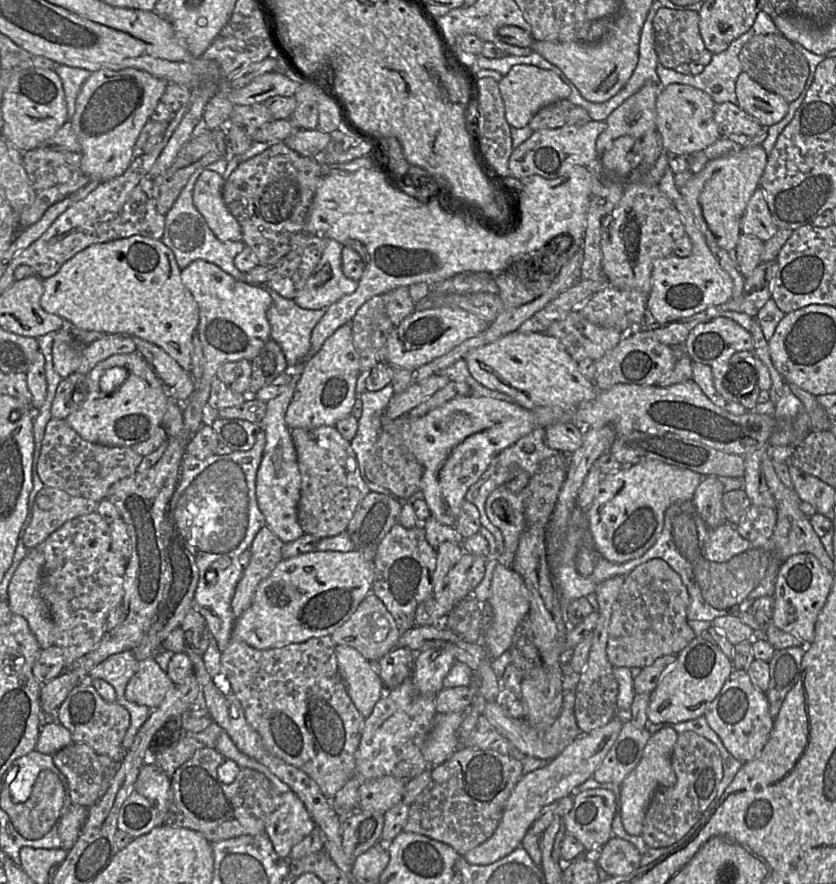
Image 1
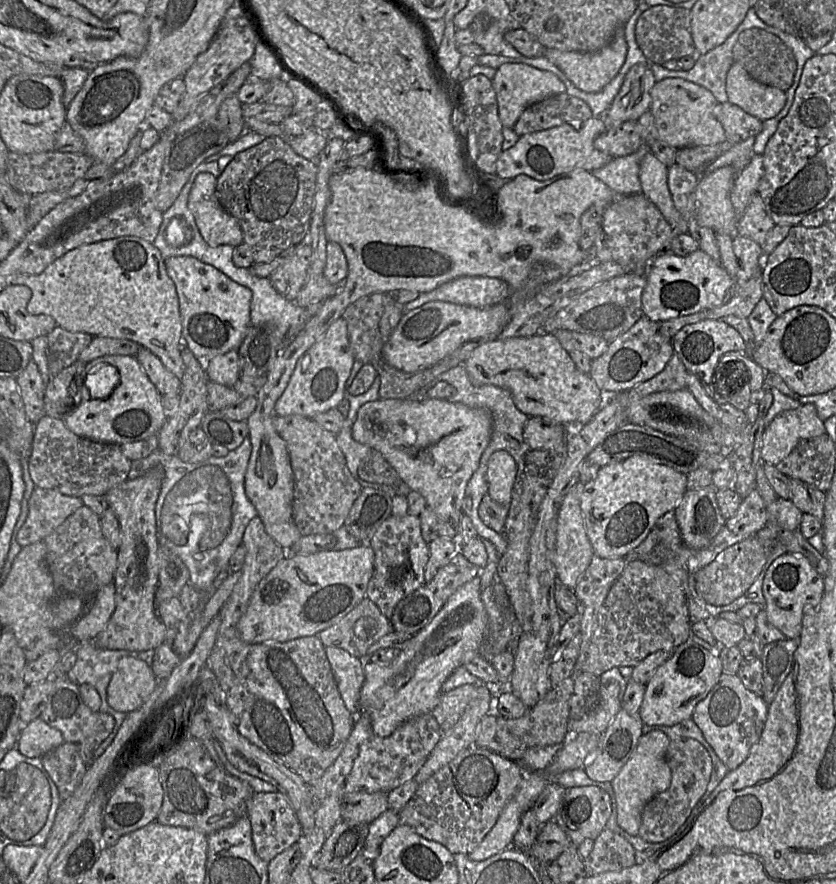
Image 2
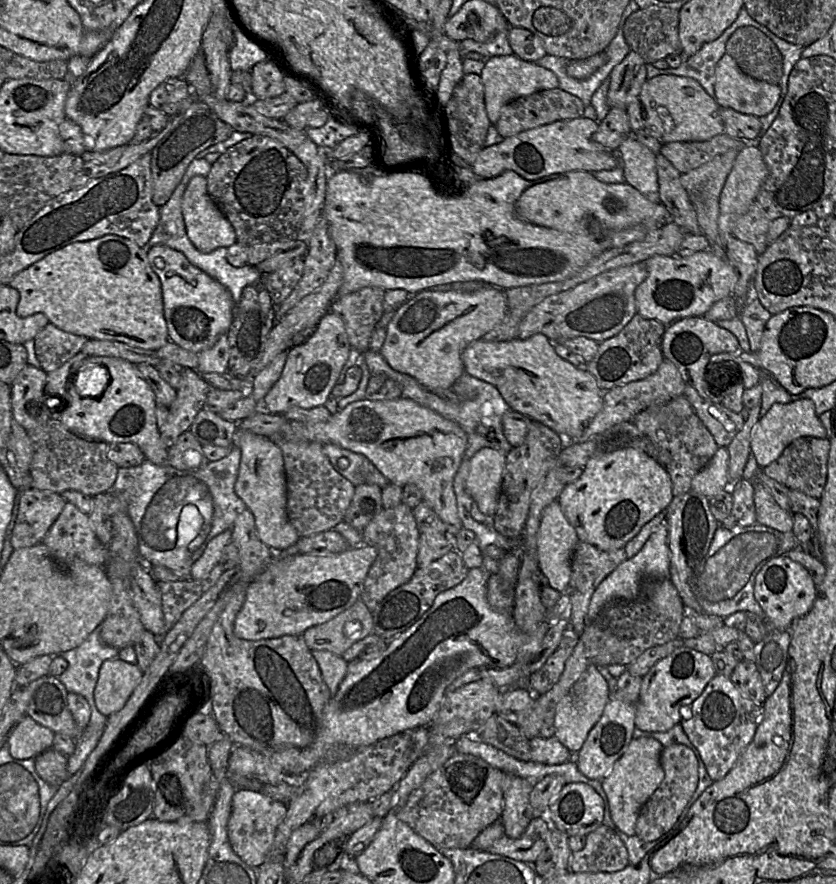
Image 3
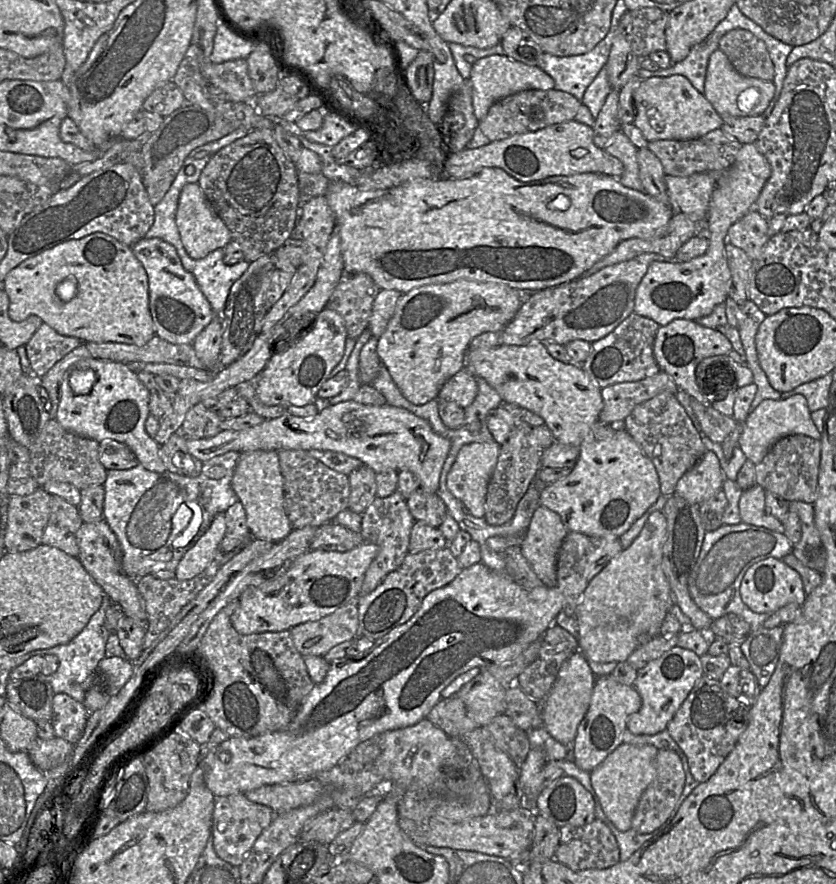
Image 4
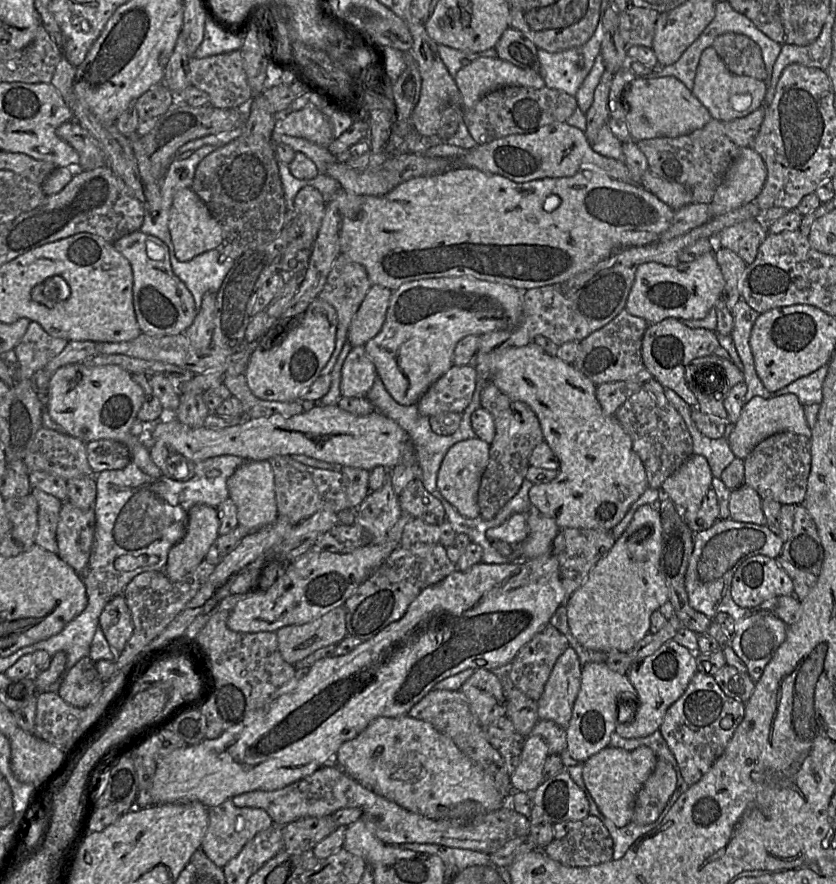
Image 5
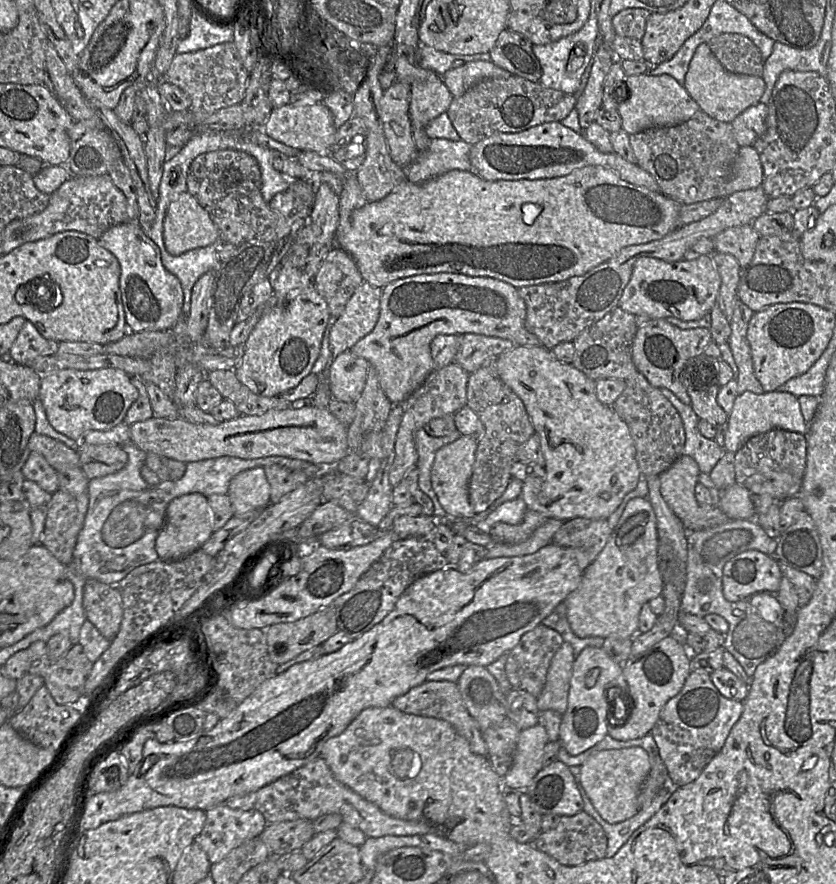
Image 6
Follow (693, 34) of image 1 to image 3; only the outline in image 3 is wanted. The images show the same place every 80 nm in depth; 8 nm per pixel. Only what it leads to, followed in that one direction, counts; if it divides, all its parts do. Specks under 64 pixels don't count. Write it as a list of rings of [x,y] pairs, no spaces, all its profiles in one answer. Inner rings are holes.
[[[651,5],[633,12],[623,25],[624,38],[631,50],[641,55],[647,63],[665,59],[672,54],[682,54],[679,39],[679,10]]]

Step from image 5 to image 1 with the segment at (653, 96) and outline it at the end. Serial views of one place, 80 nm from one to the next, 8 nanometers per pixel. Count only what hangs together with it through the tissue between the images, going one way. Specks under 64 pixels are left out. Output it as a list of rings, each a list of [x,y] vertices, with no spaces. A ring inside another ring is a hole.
[[[679,83],[662,87],[656,99],[656,129],[661,135],[664,150],[690,155],[716,142],[721,134],[714,112],[715,102],[703,90]]]

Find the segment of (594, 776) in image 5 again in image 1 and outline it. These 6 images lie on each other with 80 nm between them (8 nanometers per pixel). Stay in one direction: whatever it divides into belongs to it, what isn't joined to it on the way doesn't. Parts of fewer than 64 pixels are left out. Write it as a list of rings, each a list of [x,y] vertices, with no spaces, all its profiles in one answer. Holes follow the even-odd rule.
[[[662,728],[652,734],[644,748],[637,767],[623,780],[620,786],[621,820],[630,835],[641,836],[646,810],[655,792],[675,784],[676,776],[671,765],[671,756],[679,734],[673,728]]]

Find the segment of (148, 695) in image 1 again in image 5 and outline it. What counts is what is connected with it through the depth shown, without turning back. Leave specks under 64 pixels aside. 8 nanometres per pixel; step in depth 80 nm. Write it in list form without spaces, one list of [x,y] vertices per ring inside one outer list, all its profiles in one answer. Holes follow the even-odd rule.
[[[89,657],[82,658],[64,672],[57,694],[68,704],[84,709],[99,697],[105,684],[117,672],[114,661],[93,662]]]

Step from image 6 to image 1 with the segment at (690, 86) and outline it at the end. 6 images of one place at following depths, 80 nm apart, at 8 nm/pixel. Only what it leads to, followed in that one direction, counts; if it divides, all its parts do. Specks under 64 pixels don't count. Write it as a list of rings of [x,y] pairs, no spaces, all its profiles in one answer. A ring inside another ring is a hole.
[[[742,71],[736,80],[737,105],[754,117],[764,128],[780,122],[789,103],[780,95],[765,89]]]

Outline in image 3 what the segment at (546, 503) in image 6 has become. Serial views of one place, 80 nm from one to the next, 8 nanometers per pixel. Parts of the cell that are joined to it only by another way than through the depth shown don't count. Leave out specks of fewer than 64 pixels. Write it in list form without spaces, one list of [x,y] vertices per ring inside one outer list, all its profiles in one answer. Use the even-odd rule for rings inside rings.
[[[536,334],[527,339],[514,338],[503,342],[477,340],[462,352],[464,371],[472,377],[492,384],[502,395],[511,409],[539,421],[567,441],[579,437],[589,422],[603,406],[603,391],[594,376],[586,370],[580,370],[561,358],[554,349],[554,342],[543,334]],[[625,448],[590,458],[581,476],[566,484],[556,501],[580,541],[611,551],[624,548],[647,522],[667,509],[673,498],[666,469],[645,452]]]

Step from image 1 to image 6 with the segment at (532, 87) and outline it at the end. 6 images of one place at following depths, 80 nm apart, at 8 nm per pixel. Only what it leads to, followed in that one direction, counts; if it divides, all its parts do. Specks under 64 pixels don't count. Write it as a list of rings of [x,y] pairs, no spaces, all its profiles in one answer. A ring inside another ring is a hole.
[[[472,61],[442,75],[444,84],[454,97],[463,95],[470,87],[488,78],[508,78],[512,74],[492,61]]]

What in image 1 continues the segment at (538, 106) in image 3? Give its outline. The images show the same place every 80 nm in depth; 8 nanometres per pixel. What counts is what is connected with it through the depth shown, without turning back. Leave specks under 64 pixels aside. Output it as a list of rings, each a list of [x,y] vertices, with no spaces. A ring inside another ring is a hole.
[[[562,99],[541,108],[530,119],[527,127],[533,131],[560,128],[566,125],[583,125],[591,121],[587,110]]]

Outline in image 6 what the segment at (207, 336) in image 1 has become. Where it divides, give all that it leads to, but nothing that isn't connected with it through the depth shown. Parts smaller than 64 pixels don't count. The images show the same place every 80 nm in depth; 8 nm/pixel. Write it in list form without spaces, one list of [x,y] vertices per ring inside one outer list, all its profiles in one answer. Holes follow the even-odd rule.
[[[128,221],[107,229],[99,238],[99,244],[111,252],[120,265],[119,291],[130,332],[171,330],[183,316],[184,293],[178,278],[164,267],[158,246],[146,236],[136,221]]]

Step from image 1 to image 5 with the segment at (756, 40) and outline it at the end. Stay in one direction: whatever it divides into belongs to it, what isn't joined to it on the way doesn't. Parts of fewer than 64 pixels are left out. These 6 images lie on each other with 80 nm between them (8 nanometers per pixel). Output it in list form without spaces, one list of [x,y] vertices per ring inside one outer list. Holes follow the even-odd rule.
[[[721,34],[715,38],[712,47],[733,74],[766,80],[767,70],[761,48],[747,35]]]

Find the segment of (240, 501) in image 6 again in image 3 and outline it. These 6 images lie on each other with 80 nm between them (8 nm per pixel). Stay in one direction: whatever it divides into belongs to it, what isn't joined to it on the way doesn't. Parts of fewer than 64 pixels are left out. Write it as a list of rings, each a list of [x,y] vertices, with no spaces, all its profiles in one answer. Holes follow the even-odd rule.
[[[241,430],[237,447],[241,450],[241,460],[235,493],[253,514],[259,539],[274,552],[292,549],[301,537],[287,514],[286,475],[280,447],[268,437]]]

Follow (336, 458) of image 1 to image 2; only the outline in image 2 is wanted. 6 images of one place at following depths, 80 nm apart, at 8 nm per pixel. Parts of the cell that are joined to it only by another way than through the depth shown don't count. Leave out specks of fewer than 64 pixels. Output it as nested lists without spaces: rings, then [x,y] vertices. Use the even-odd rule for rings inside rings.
[[[275,415],[273,426],[285,441],[289,453],[294,476],[293,519],[296,526],[302,536],[333,533],[345,525],[351,508],[363,489],[347,467],[345,456],[337,444],[336,434],[325,430],[312,419],[299,415]]]

